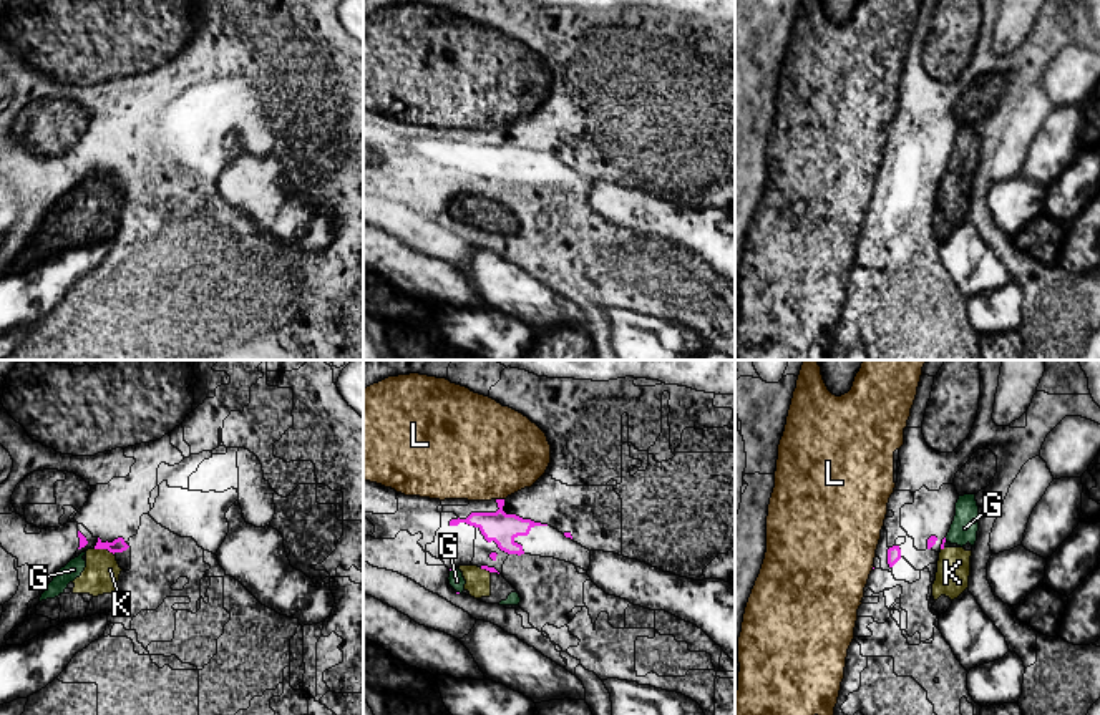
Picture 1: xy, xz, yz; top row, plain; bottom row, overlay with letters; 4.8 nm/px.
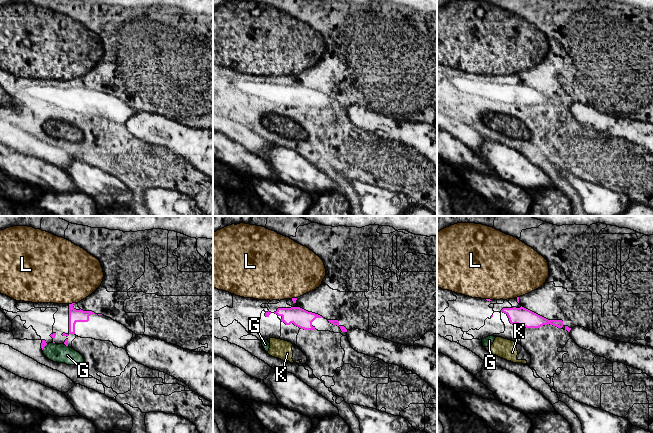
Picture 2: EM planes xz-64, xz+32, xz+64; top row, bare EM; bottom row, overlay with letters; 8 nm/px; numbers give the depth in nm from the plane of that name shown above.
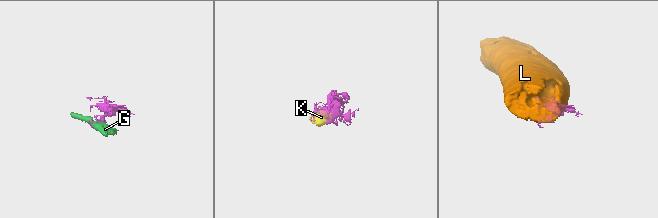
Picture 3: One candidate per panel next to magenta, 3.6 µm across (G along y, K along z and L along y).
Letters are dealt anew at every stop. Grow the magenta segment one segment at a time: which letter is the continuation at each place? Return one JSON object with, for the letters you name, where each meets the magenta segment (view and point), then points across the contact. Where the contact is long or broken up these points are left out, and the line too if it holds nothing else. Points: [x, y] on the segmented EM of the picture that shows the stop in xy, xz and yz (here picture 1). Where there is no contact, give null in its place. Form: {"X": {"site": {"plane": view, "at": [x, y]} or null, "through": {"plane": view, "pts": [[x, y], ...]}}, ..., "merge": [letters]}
{"merge": []}

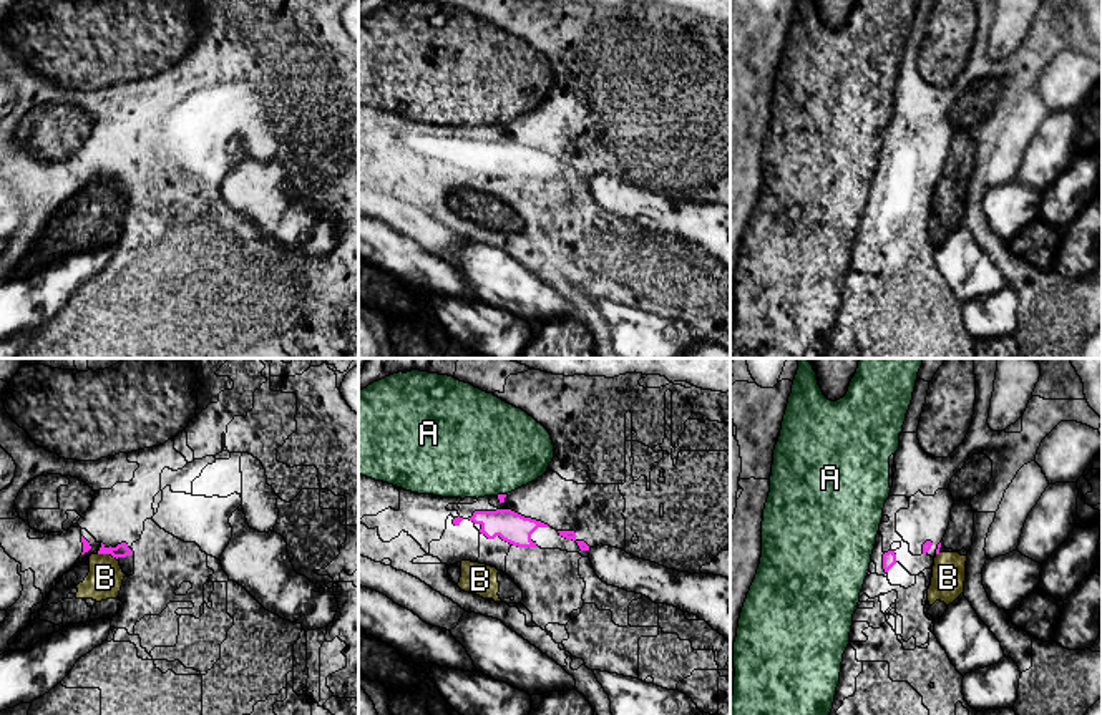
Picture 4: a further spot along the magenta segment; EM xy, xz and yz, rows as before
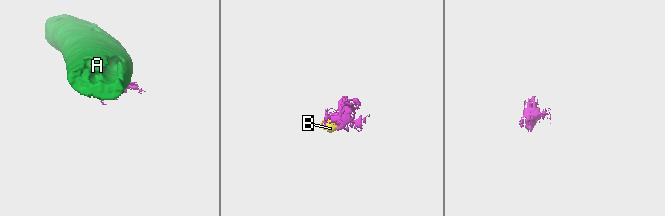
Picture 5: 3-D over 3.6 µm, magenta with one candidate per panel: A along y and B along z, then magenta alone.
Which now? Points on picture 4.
{"merge": []}

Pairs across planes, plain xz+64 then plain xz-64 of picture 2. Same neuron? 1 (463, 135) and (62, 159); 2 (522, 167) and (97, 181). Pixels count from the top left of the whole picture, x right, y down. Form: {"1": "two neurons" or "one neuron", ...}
{"1": "one neuron", "2": "one neuron"}

